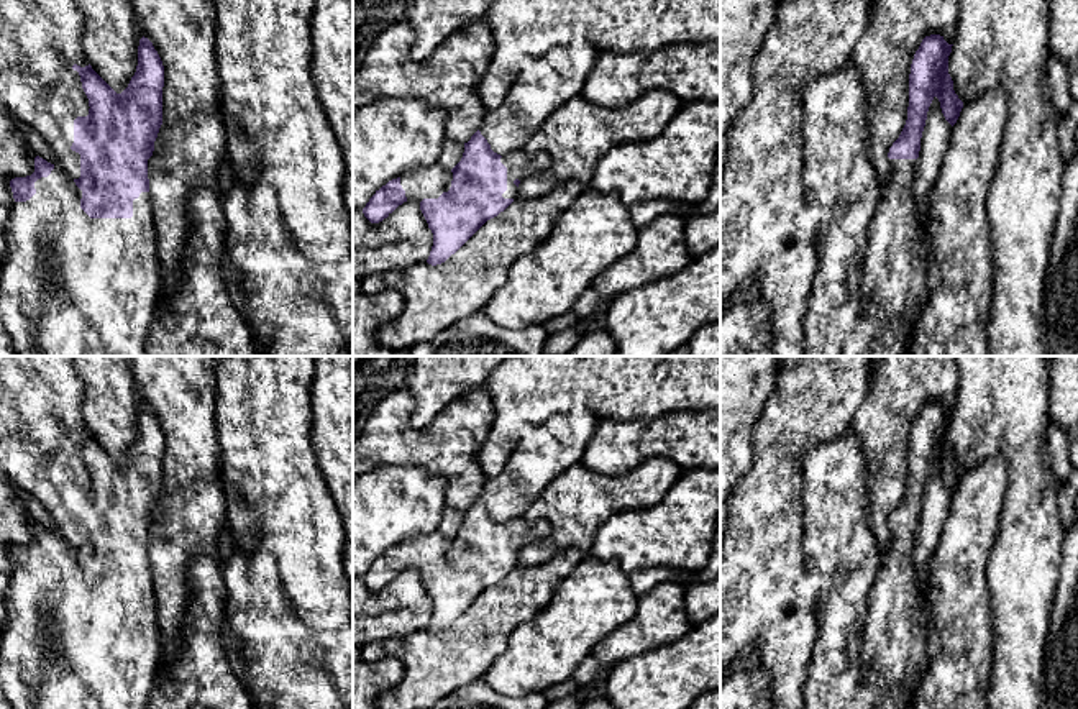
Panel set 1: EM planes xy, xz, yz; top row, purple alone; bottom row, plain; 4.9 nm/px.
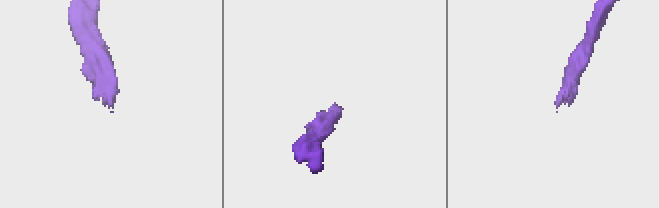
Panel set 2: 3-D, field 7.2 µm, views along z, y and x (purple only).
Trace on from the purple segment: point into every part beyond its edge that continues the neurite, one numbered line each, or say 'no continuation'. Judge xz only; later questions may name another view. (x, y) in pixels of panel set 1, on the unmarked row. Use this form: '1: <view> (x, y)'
1: xz (519, 532)

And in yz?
1: yz (893, 657)

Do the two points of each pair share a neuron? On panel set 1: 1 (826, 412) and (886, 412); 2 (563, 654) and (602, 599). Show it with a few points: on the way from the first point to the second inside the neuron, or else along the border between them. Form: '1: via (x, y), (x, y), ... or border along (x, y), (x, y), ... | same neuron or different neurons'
1: border along (870, 376), (867, 397), (850, 427) | different neurons
2: via (563, 640), (589, 612) | same neuron

